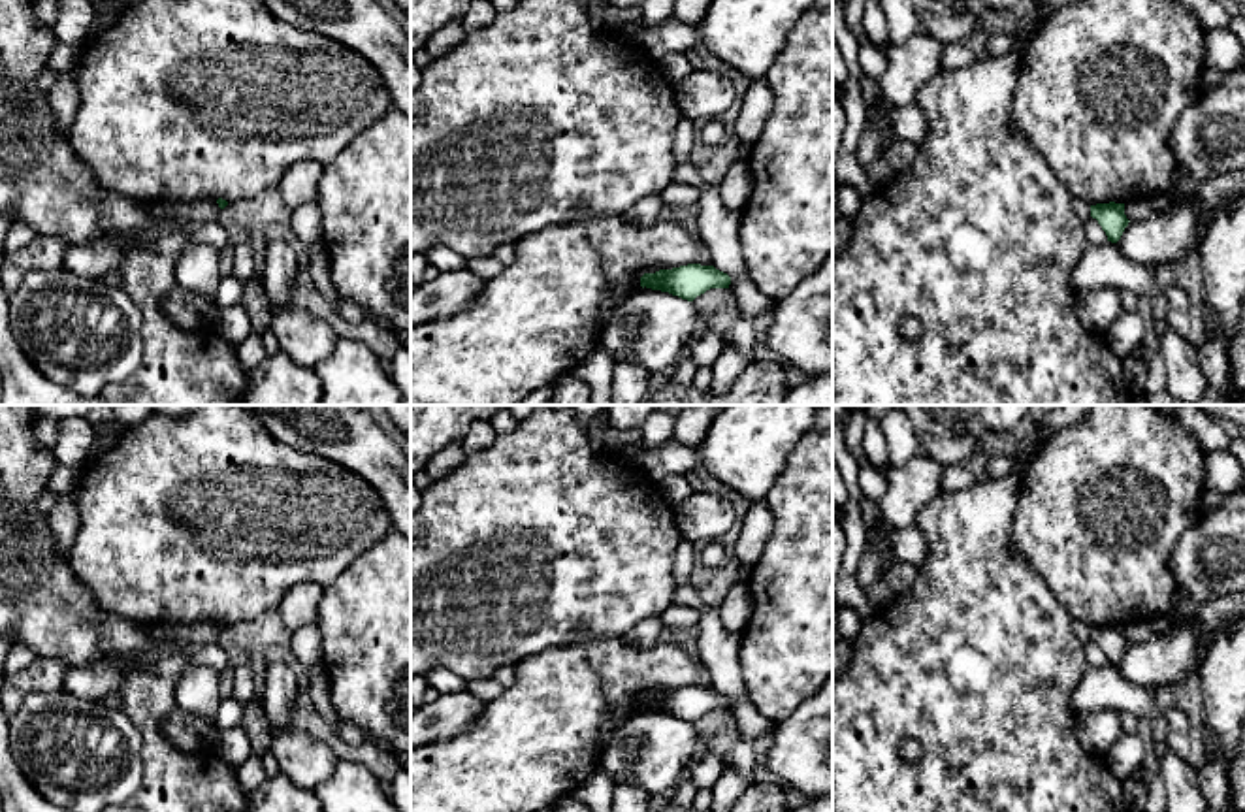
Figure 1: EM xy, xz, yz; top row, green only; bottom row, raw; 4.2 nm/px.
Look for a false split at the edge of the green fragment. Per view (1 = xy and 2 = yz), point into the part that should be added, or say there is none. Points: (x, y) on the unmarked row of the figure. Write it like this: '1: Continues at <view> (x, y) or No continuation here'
1: No continuation here
2: No continuation here

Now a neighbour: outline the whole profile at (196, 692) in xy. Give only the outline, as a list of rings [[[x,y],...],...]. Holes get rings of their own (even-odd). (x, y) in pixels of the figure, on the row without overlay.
[[[190,667],[181,674],[175,688],[177,706],[188,714],[207,720],[211,725],[220,705],[220,673],[213,667]]]

